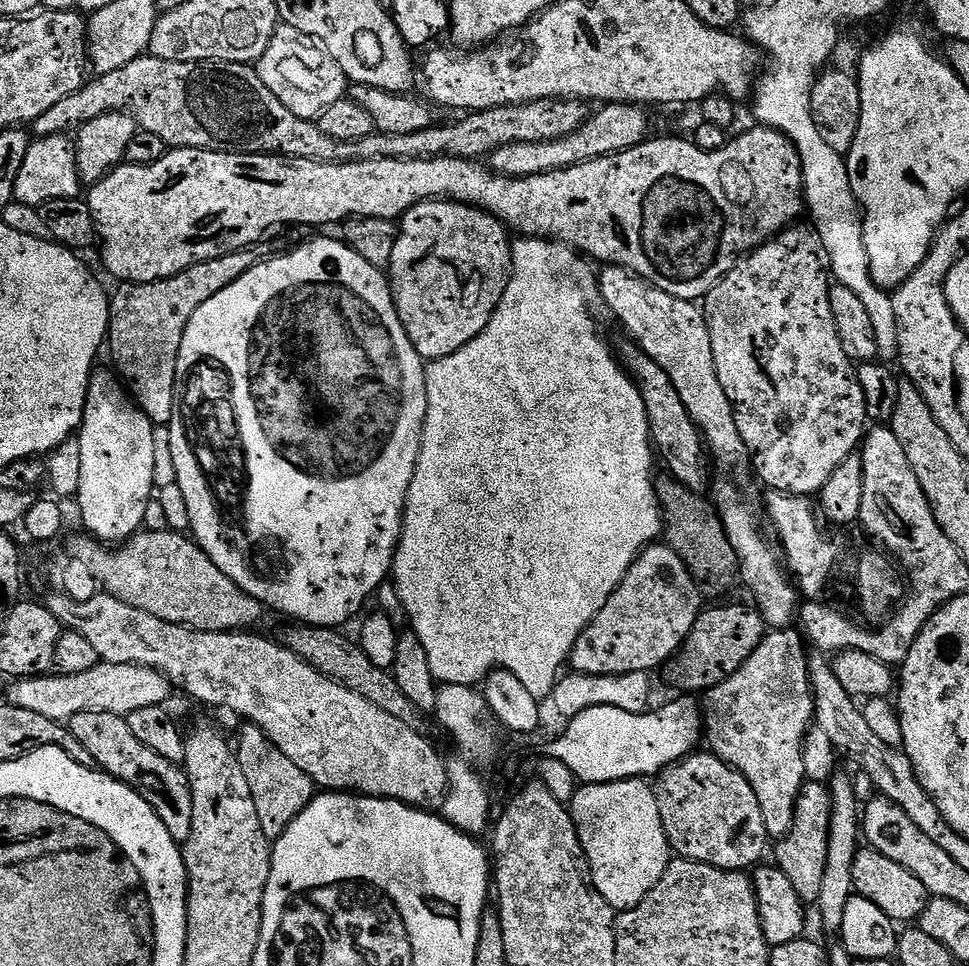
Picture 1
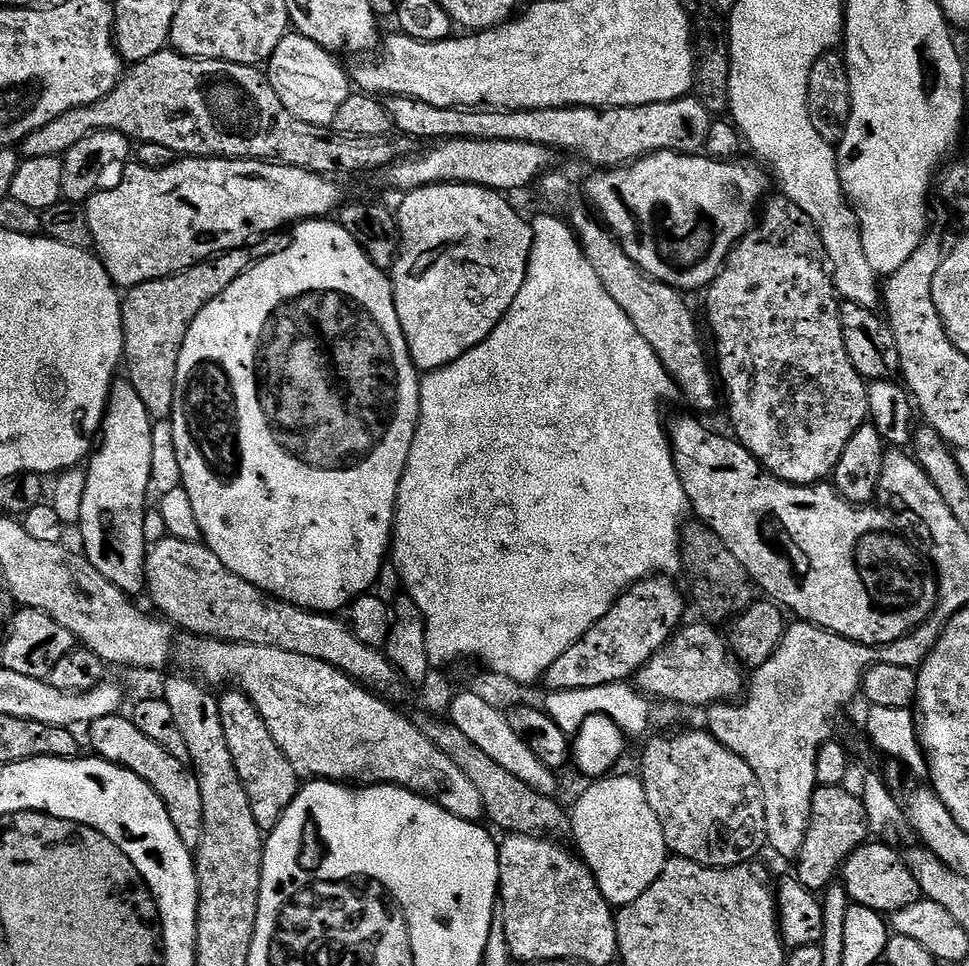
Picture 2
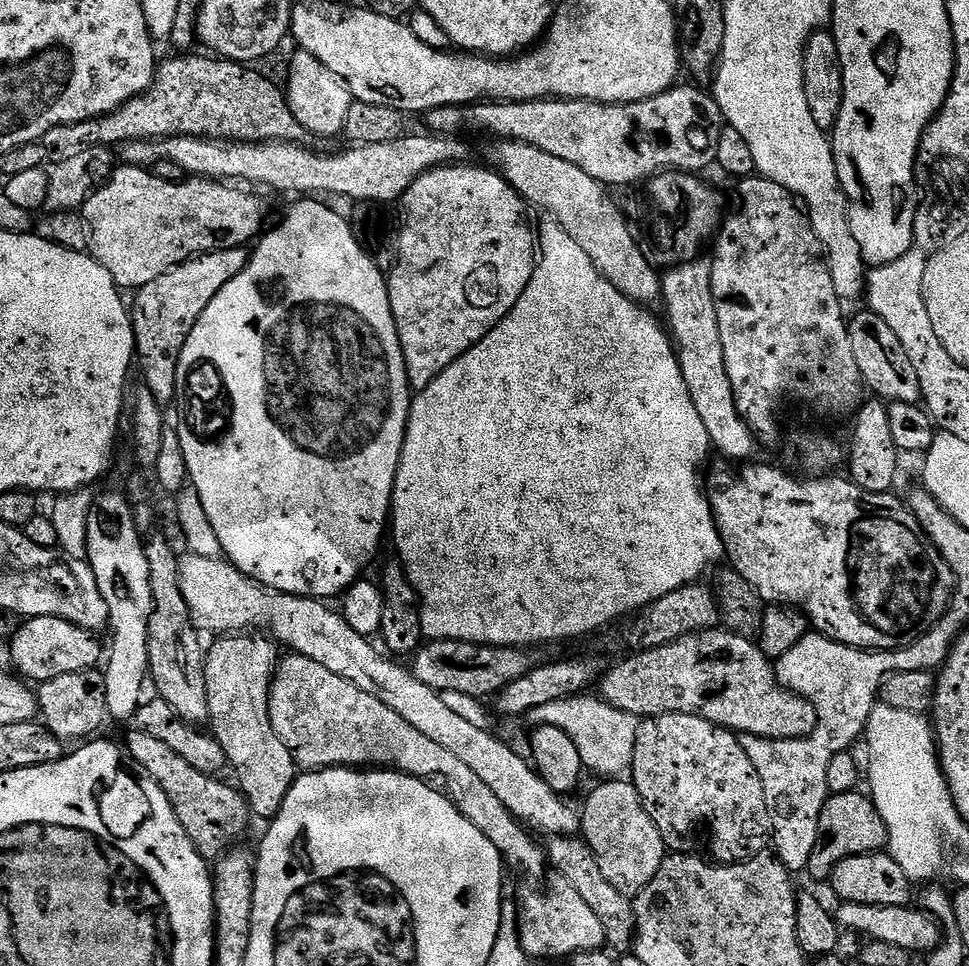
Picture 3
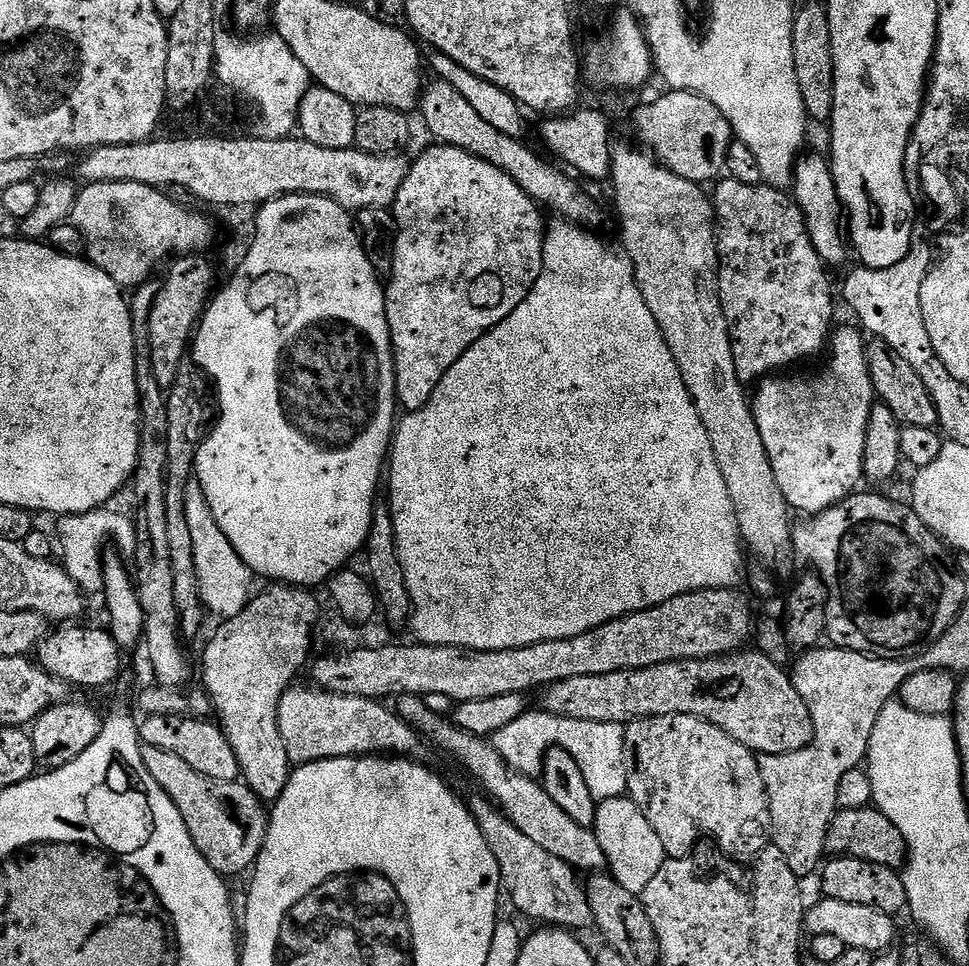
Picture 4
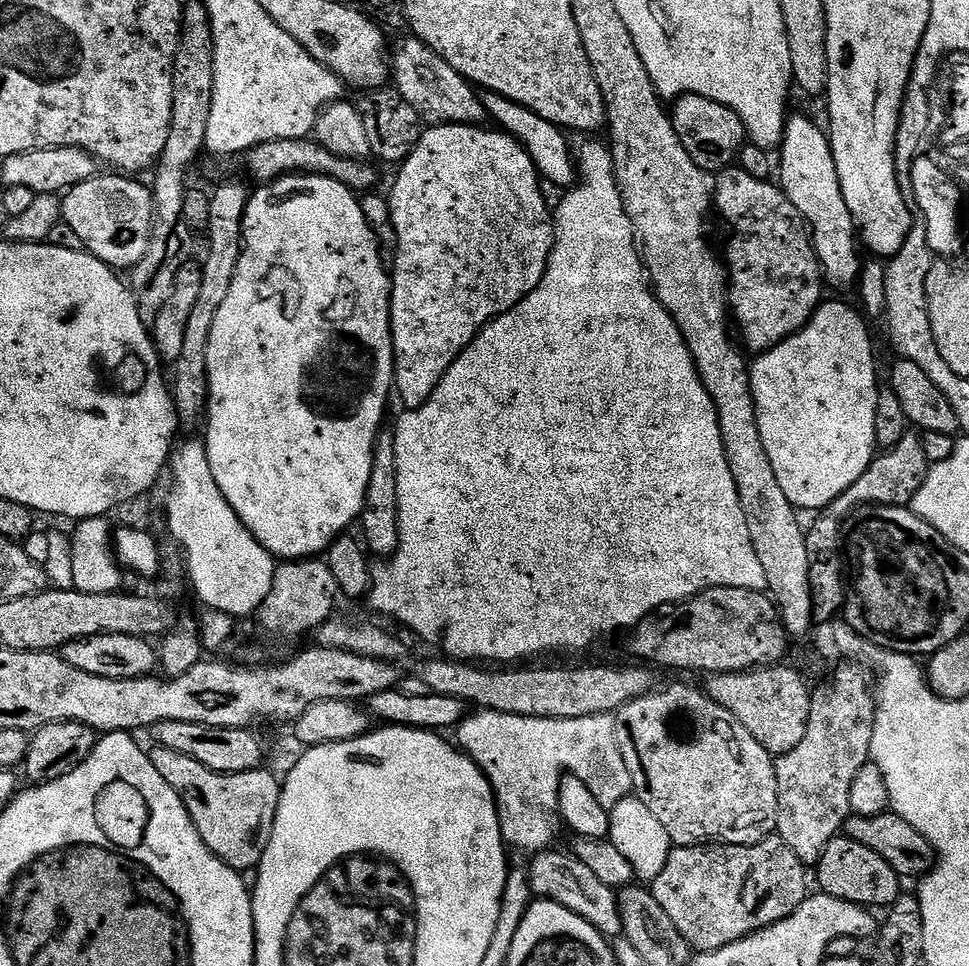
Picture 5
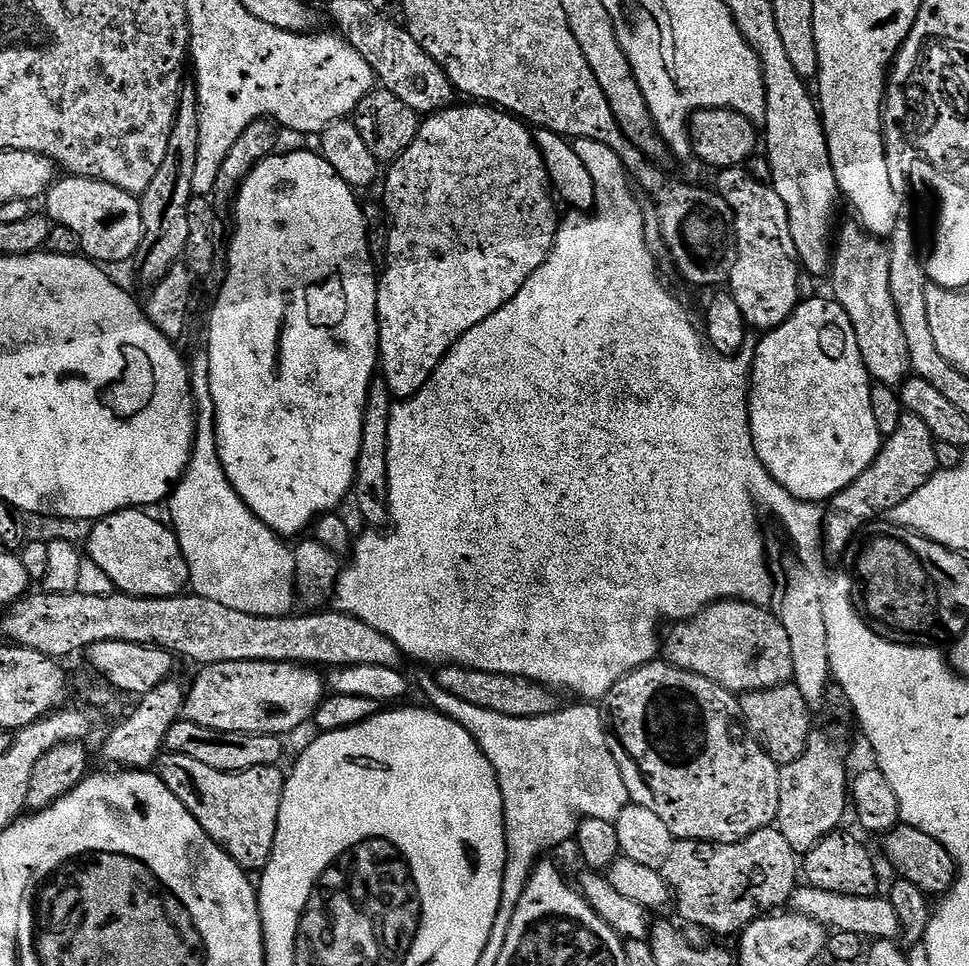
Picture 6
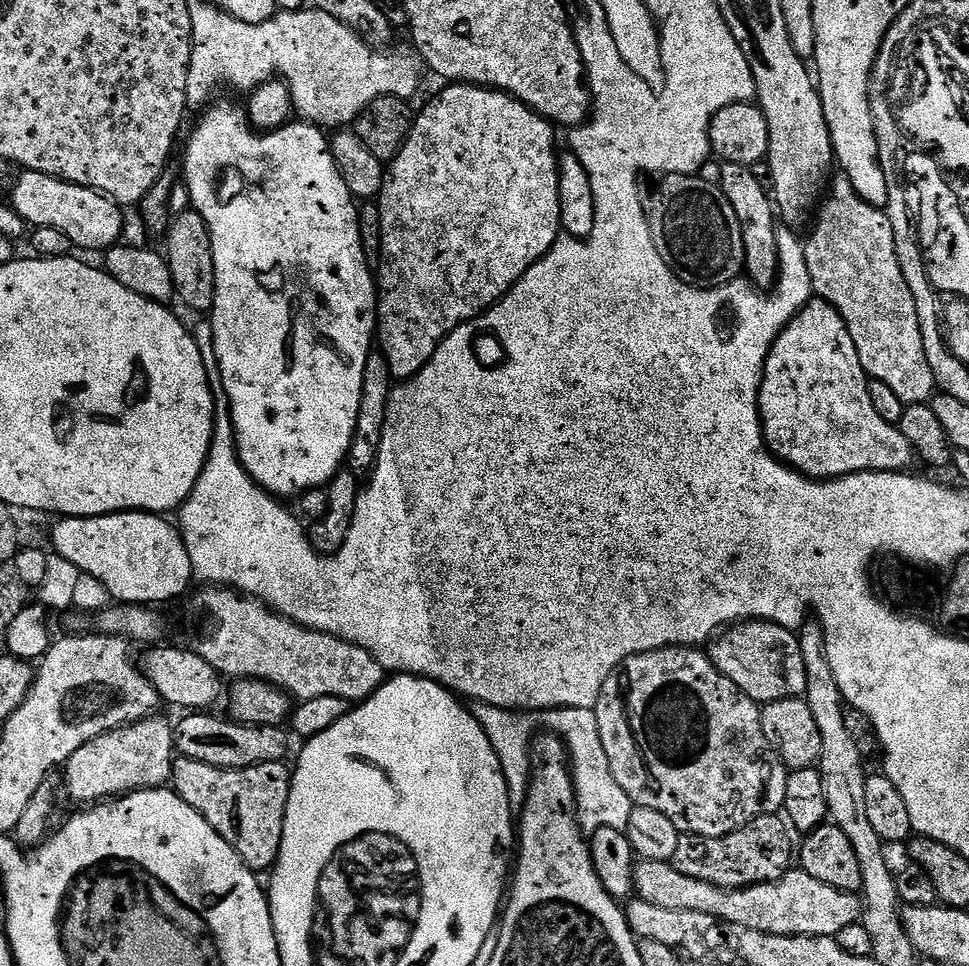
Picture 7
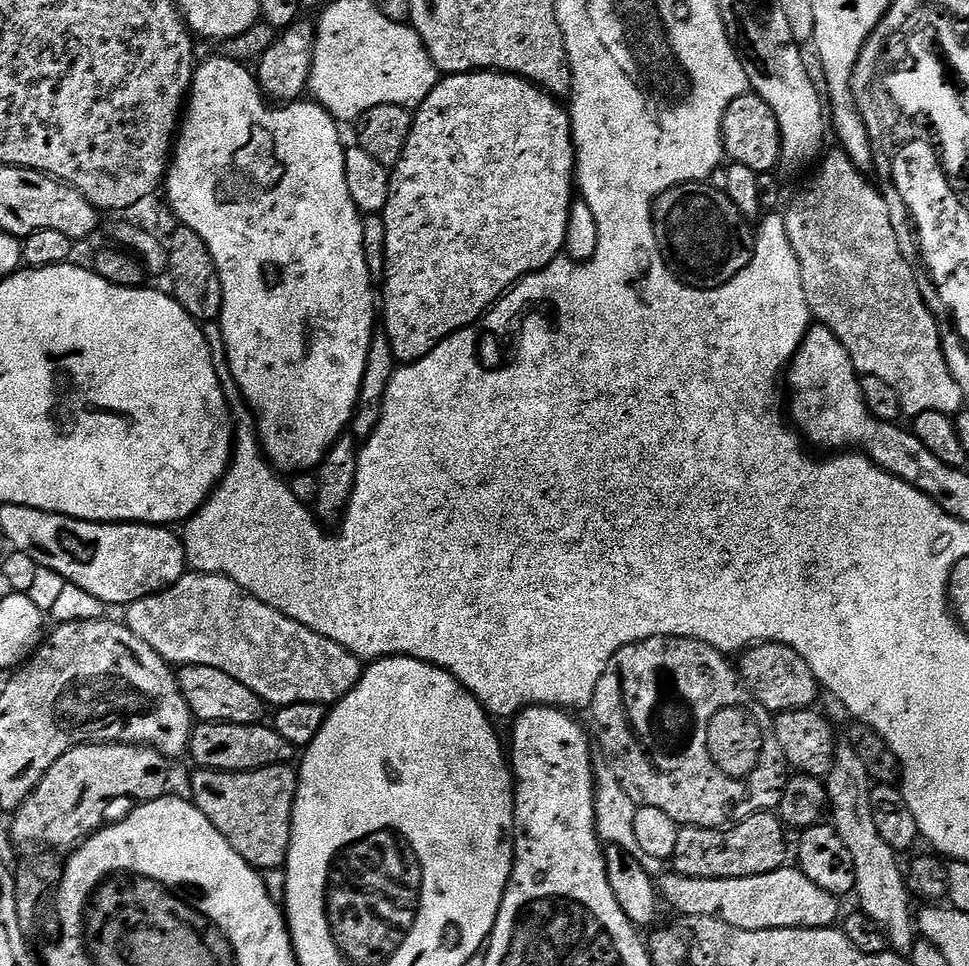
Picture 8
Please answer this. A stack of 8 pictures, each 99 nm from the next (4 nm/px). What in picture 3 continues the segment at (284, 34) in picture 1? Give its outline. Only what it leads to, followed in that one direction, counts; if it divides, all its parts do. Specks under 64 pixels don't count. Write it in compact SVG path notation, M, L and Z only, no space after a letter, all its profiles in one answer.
M296 50L293 54L292 61L288 64L286 95L294 118L298 118L301 126L313 137L339 137L343 133L346 114L350 114L353 102L352 92L347 84L343 84L334 73L326 70L326 66L322 66L322 62L314 58L314 54L303 50Z

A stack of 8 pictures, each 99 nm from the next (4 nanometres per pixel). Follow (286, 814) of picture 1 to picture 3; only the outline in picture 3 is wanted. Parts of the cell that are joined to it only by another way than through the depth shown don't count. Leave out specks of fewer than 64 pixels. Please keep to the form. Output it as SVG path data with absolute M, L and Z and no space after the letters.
M224 634L213 640L216 641L213 642L212 648L210 644L204 657L206 694L210 697L207 723L216 741L224 747L231 771L236 771L236 776L240 779L238 787L244 793L251 815L261 816L264 822L268 822L278 814L278 810L282 810L282 802L298 775L296 759L270 722L272 678L276 675L282 652L277 641L264 634Z

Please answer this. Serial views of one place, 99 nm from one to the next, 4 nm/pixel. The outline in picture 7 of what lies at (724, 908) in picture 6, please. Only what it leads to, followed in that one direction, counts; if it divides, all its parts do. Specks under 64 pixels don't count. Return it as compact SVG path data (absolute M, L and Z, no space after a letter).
M761 814L755 820L751 820L746 826L734 830L725 836L693 836L691 834L681 835L678 842L678 850L674 850L671 863L676 865L682 874L690 878L707 880L710 884L715 884L717 888L725 890L735 890L738 888L748 888L751 884L771 884L773 880L781 880L784 873L789 871L794 864L794 844L788 837L790 828L779 815Z

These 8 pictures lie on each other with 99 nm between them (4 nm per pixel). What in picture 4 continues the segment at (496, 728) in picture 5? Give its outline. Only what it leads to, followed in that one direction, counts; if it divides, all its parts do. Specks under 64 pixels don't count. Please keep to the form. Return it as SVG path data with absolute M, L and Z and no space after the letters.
M547 710L539 711L525 711L523 716L514 718L514 722L502 726L502 730L495 732L494 743L504 760L508 761L513 768L525 774L536 774L543 769L544 755L548 753L549 748L561 746L567 749L575 760L580 761L580 769L586 778L586 786L590 786L593 794L603 794L605 797L622 796L629 791L630 752L626 747L625 729L619 723L607 720L577 720L573 716L558 716L556 713Z

